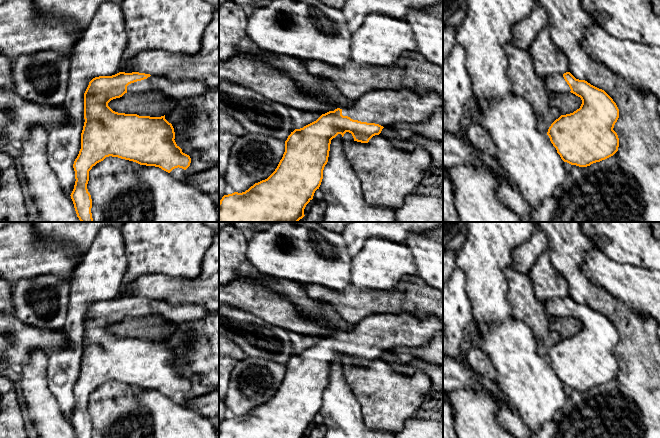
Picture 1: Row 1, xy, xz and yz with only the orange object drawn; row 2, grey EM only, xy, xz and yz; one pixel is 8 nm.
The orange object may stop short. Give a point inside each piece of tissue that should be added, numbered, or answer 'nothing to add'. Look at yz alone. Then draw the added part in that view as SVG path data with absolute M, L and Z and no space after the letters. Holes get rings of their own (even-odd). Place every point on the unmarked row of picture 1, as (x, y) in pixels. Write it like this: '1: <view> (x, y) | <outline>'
1: yz (556, 307) | M562 298L542 301L542 304L549 318L569 317L571 315Z

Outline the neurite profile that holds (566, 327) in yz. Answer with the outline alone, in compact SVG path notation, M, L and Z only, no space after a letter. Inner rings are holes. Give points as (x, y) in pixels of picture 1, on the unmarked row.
M556 317L549 319L549 327L551 331L556 331L561 339L573 337L580 332L582 324L575 318L569 317Z

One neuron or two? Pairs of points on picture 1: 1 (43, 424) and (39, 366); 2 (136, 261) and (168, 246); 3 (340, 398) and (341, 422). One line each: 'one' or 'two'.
1: one
2: one
3: one

